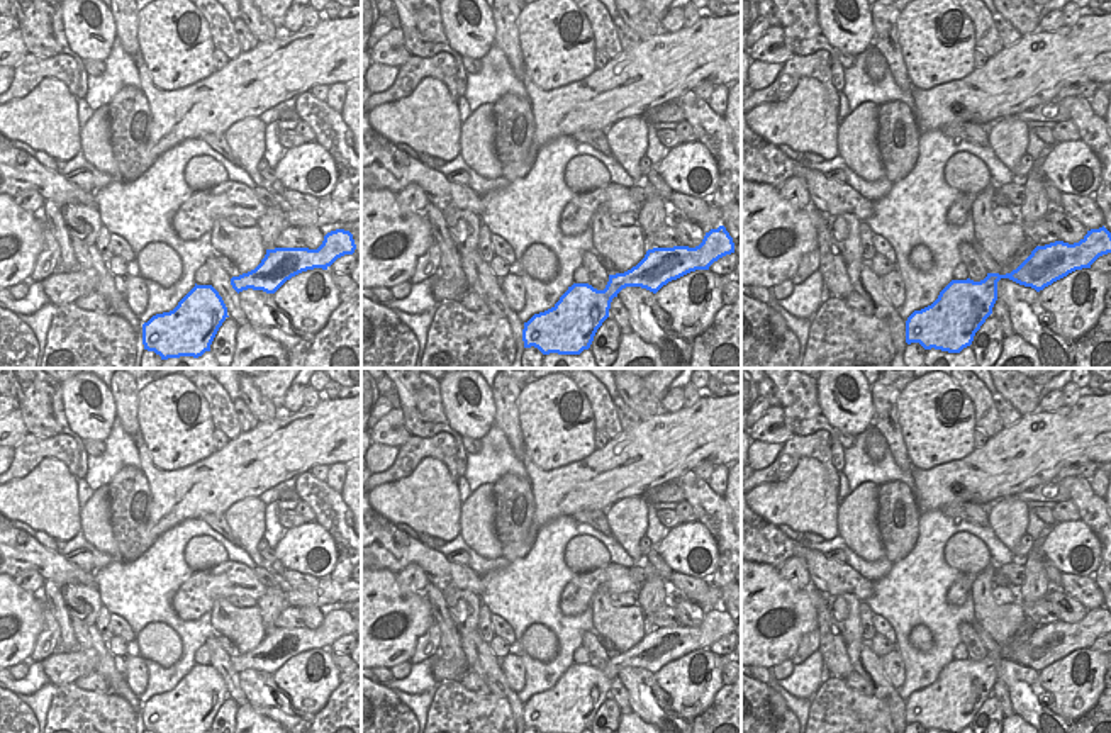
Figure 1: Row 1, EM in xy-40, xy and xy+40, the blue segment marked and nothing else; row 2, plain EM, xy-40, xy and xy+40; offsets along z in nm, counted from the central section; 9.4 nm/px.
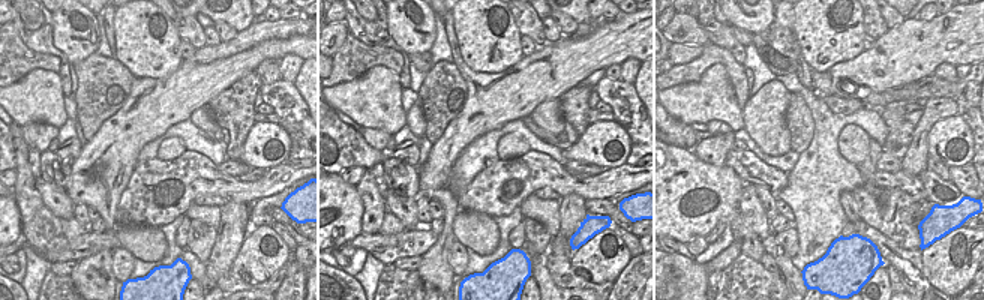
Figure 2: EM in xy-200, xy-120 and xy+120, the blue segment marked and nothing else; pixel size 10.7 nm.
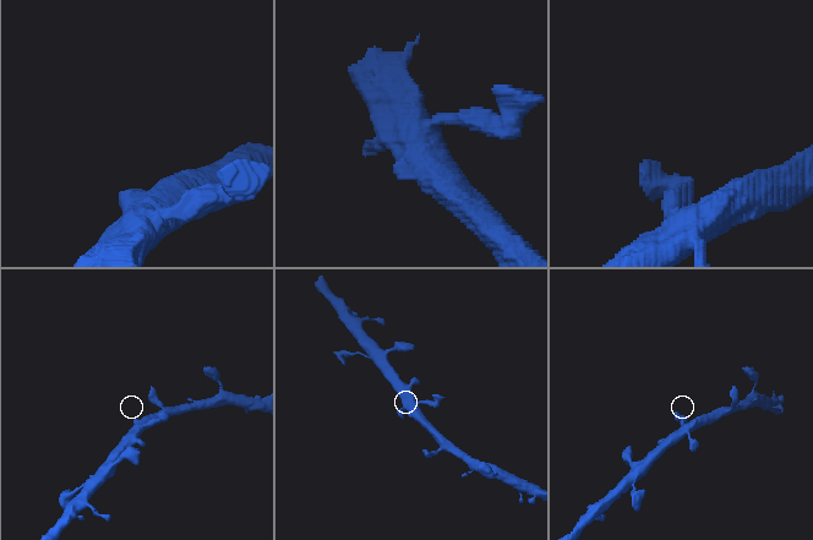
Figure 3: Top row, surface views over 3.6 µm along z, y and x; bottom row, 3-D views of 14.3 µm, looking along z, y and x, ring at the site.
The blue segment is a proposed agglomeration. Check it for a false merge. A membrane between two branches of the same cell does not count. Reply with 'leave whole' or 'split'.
leave whole

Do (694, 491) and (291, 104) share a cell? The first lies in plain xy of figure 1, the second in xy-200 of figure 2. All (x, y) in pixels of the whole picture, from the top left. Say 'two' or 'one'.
one

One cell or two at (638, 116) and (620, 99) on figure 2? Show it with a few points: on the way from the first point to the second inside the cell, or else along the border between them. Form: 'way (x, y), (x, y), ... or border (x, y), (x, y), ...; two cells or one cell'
way (633, 111), (624, 104); one cell

